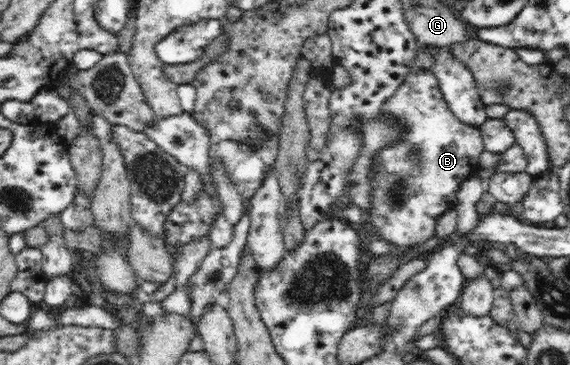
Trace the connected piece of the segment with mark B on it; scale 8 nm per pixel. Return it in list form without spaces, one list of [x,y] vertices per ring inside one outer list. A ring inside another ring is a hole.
[[[419,68],[406,75],[406,81],[400,85],[392,97],[389,97],[381,107],[383,113],[400,119],[406,129],[406,139],[397,146],[392,146],[380,154],[377,161],[377,179],[381,189],[375,191],[375,209],[371,215],[371,223],[389,239],[389,243],[415,247],[427,244],[437,227],[437,218],[445,211],[453,210],[457,203],[456,194],[461,185],[478,170],[478,160],[484,153],[484,142],[479,126],[461,122],[450,109],[443,97],[437,78],[432,70]]]

